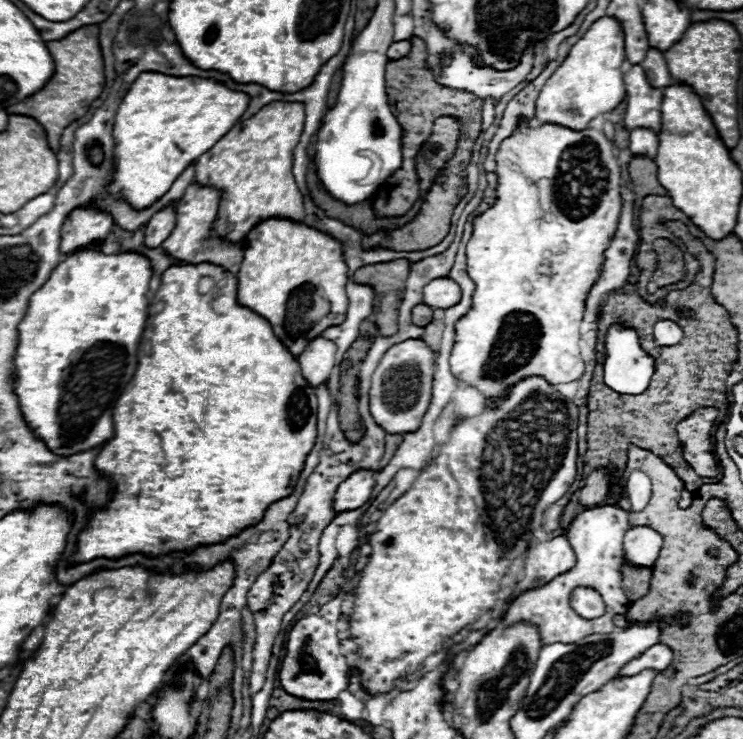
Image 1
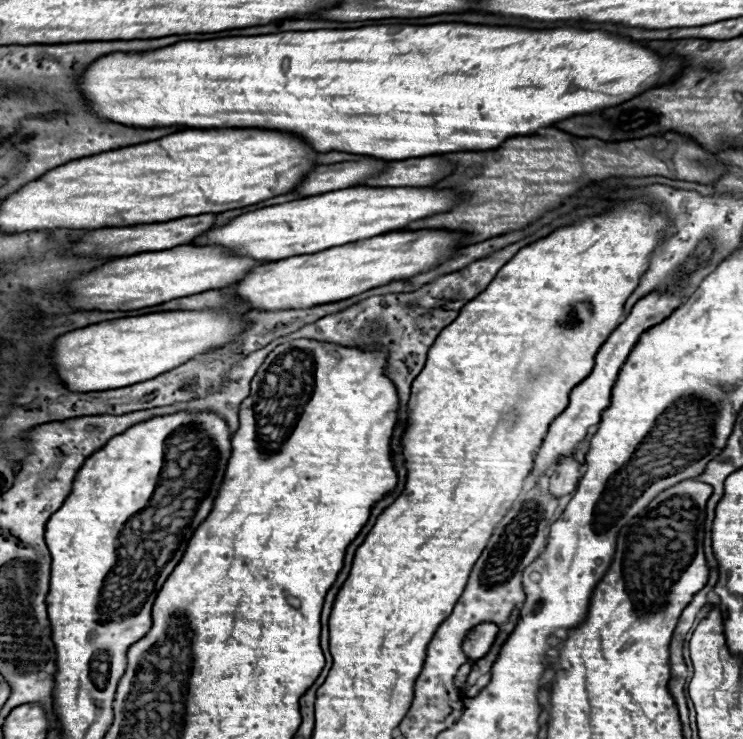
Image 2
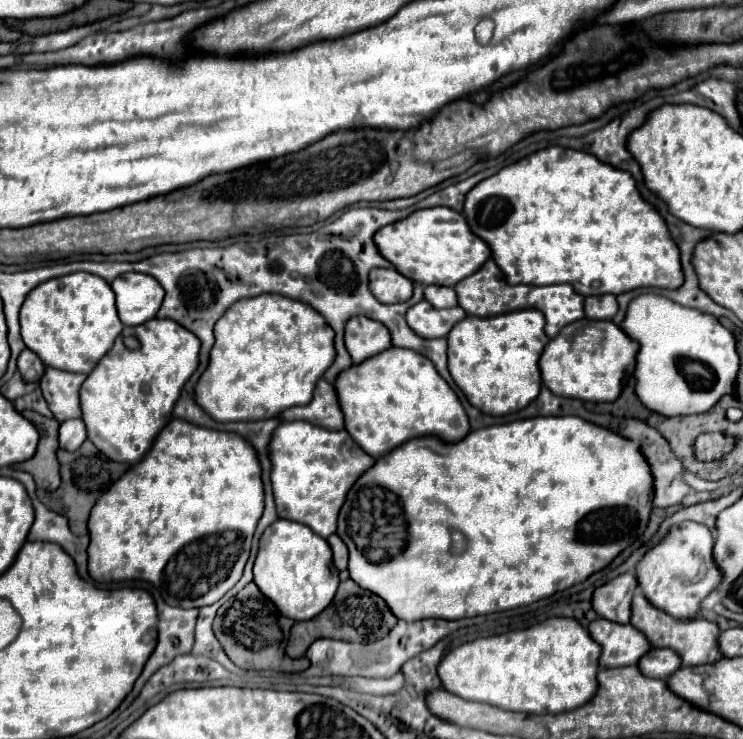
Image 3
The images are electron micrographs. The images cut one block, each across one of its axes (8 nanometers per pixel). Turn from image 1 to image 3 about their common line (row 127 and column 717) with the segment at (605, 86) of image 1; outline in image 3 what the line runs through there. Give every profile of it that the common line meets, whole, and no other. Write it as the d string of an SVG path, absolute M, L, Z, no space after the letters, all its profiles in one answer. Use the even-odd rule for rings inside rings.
M684 522L684 526L676 526L676 530L670 530L670 534L658 546L648 550L636 566L638 584L648 602L672 618L696 618L702 600L716 590L722 580L722 572L714 560L714 542L714 534L706 526Z

